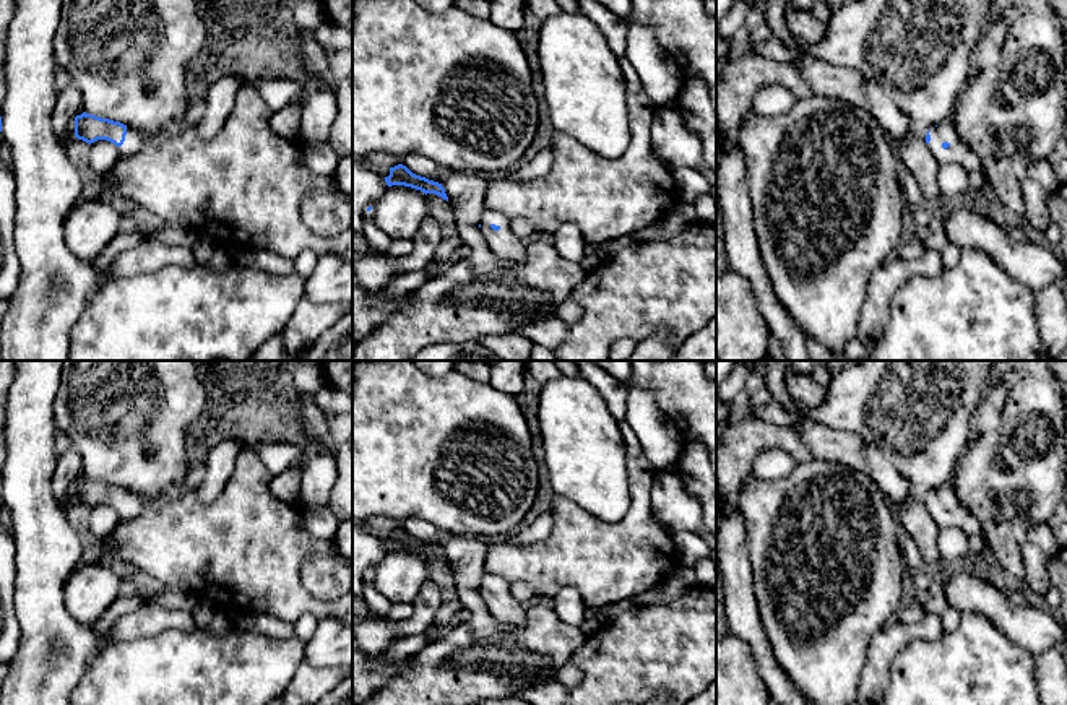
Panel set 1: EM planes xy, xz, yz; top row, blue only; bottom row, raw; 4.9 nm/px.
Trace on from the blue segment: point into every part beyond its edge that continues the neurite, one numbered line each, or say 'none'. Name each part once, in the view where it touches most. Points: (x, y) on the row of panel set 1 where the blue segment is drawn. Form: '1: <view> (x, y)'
1: xy (132, 143)

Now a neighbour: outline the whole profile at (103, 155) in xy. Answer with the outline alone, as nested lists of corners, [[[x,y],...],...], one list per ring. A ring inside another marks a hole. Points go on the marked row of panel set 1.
[[[97,140],[91,143],[88,159],[91,171],[102,177],[112,171],[120,159],[120,154],[114,143],[107,140]]]

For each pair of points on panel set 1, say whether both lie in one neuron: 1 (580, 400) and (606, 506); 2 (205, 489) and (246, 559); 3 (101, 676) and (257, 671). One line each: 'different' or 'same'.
1: same
2: different
3: same

